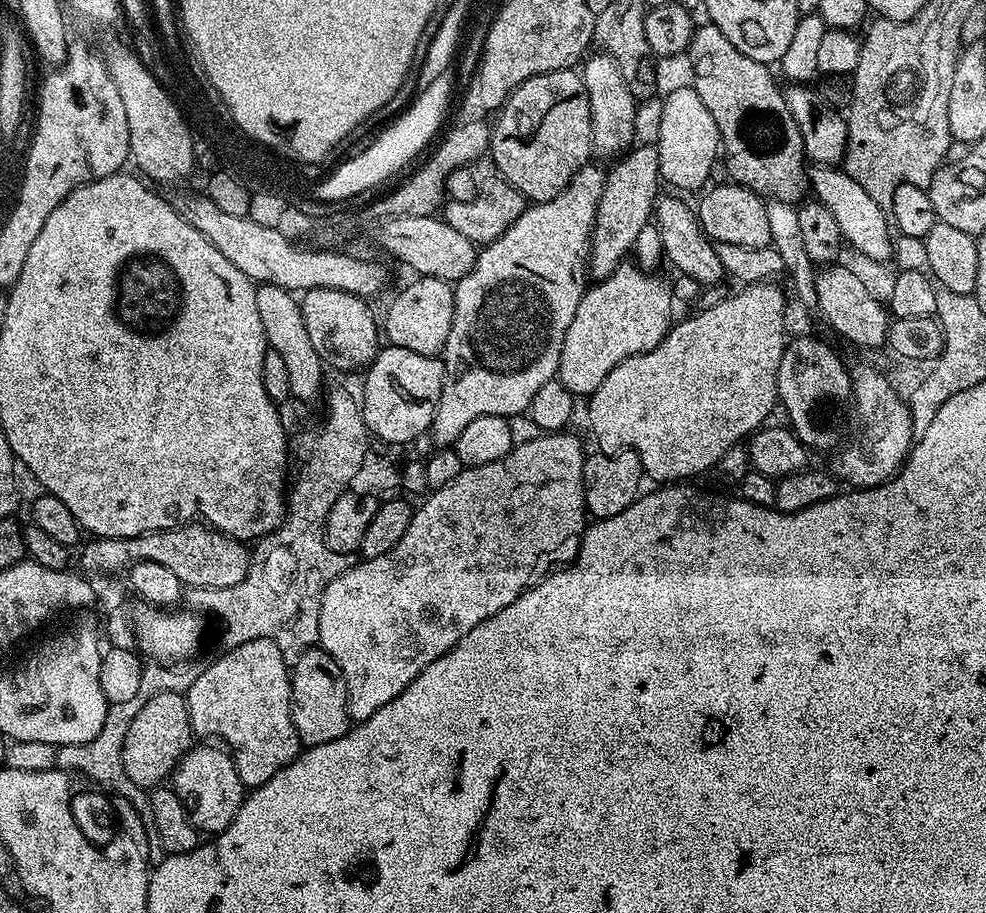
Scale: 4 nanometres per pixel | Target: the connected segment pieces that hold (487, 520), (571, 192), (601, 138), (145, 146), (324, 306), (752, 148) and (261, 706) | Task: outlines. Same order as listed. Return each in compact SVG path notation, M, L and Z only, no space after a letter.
M561 430L551 434L540 434L534 441L513 447L512 452L506 454L506 458L502 458L498 462L490 462L486 466L477 468L465 468L458 474L458 478L454 478L454 482L450 482L450 486L435 489L431 493L432 497L421 508L417 507L413 511L410 526L406 526L406 534L402 534L402 542L398 542L398 546L394 546L394 550L390 550L386 554L378 554L378 558L361 559L352 568L338 574L338 578L334 578L328 583L320 599L320 613L318 614L320 639L318 644L326 654L330 654L330 658L334 658L334 662L338 662L338 670L342 674L346 686L349 721L359 722L370 718L370 714L374 714L374 710L382 710L382 706L386 706L386 702L398 698L398 694L402 694L402 690L406 690L406 686L410 686L410 682L414 682L414 678L418 678L418 674L422 674L422 670L426 670L426 666L430 666L430 662L442 658L442 654L449 652L463 636L470 634L470 630L474 630L474 626L478 626L478 622L482 622L486 618L498 614L498 610L510 606L510 602L514 602L514 598L521 596L527 588L533 588L539 580L543 580L557 566L567 566L576 559L577 549L573 547L573 544L583 537L586 527L586 519L584 520L584 516L586 517L584 506L586 451L584 452L583 446L580 445L579 438L571 436L570 433L571 431Z
M589 162L583 168L580 168L578 174L574 174L574 178L570 178L570 182L562 190L562 194L558 194L553 200L527 207L504 233L496 240L491 240L490 243L483 245L477 251L474 266L463 278L455 281L452 290L452 325L442 353L444 385L430 429L430 437L432 436L437 449L455 445L458 434L462 434L462 430L466 430L466 426L470 426L470 422L474 422L474 418L482 418L483 416L510 417L527 413L530 402L534 398L534 394L538 394L540 387L546 386L546 382L557 379L560 371L560 359L562 358L562 342L566 342L566 330L570 330L570 322L574 322L578 302L583 298L586 291L584 274L586 278L586 273L589 271L589 257L593 247L592 232L595 230L595 215L598 214L598 202L602 196L606 175L604 168L603 170L595 168L594 165L595 163Z
M601 52L593 54L583 61L580 70L587 98L590 99L592 147L597 157L616 158L623 155L635 141L633 124L638 102L628 86L627 75L612 56Z
M128 52L107 53L108 73L114 78L122 94L122 106L126 106L128 123L128 150L131 159L145 172L149 181L157 180L161 186L170 183L180 184L197 167L194 149L191 146L191 134L180 123L177 109L171 108L165 99L165 91L157 82L150 68L140 57Z
M311 288L309 292L303 293L300 309L306 330L310 333L310 342L329 369L337 368L340 372L352 372L355 368L367 369L380 351L382 332L368 304L367 299L342 290Z
M704 22L701 28L699 25L693 31L687 54L694 68L691 88L698 94L698 98L702 98L706 110L710 110L710 115L718 126L722 145L722 164L728 167L728 172L732 175L729 177L743 188L757 192L761 198L799 205L810 188L804 143L798 130L798 122L794 122L794 114L790 114L790 106L786 106L784 92L776 85L777 77L773 69L742 54L738 47L722 34L722 30L711 22Z
M254 638L219 654L186 691L190 722L197 737L213 736L227 749L238 778L251 790L270 782L302 751L292 721L290 665L270 638Z

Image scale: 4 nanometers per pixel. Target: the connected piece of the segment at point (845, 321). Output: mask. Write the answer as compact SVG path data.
M824 266L816 274L816 303L820 312L824 315L824 320L841 336L844 340L849 340L852 344L857 344L860 348L884 348L888 339L888 325L890 323L890 313L874 293L868 289L868 284L856 272L851 272L848 268L836 268L837 266Z

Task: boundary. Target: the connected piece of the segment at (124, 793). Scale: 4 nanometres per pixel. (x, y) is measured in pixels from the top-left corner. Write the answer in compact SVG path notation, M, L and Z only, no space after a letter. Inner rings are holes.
M172 666L145 667L142 686L138 690L138 694L134 694L134 698L130 698L130 702L109 704L106 722L102 722L102 730L98 730L98 734L94 738L90 738L90 742L66 744L55 749L55 767L59 771L75 772L81 776L86 776L92 781L93 785L99 786L109 794L126 798L126 802L130 802L130 806L134 806L138 818L142 818L142 826L148 843L148 863L152 866L159 864L166 853L164 847L160 845L158 830L154 830L154 818L150 814L150 802L148 801L149 793L145 789L139 788L134 782L130 782L130 778L126 778L126 770L122 766L120 751L124 745L129 722L134 718L134 714L138 714L138 710L142 710L142 706L146 706L149 698L156 692L176 690L181 687L179 685L180 676L176 671L177 669Z

